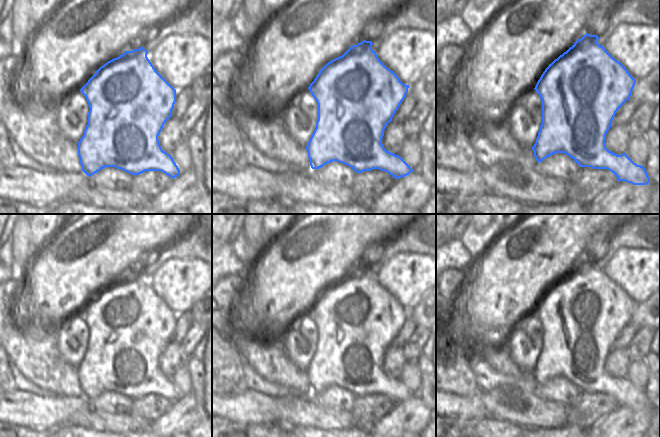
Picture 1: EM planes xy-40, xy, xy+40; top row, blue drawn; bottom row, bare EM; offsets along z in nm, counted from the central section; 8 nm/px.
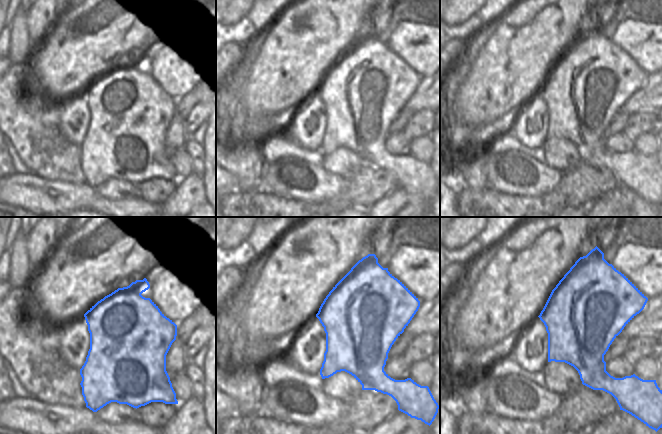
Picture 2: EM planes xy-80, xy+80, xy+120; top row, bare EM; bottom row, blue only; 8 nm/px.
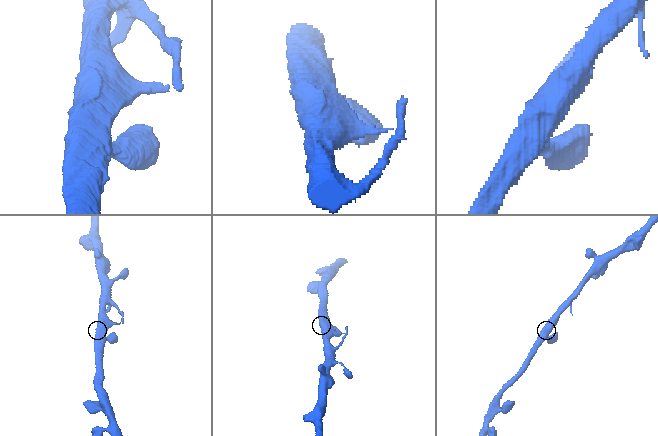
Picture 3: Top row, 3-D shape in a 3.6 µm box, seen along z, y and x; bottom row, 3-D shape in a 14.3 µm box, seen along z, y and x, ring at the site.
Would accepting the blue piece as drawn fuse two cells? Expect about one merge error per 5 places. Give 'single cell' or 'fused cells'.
single cell

